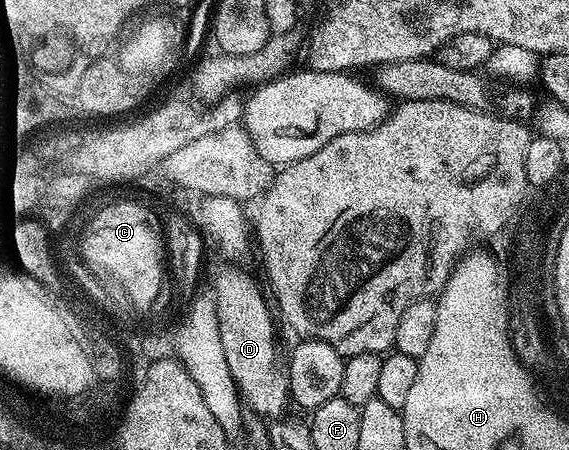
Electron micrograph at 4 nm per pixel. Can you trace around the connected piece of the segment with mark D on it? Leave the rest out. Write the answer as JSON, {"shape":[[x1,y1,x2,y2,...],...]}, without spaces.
{"shape":[[246,272,240,276,221,276,218,295,222,305,220,346,224,346,224,362,228,362,239,395,245,405,260,416,285,417,286,407,292,404,290,378,283,361,282,364,278,361,278,336,274,333,276,316,271,305,268,300,266,305,265,298]]}

